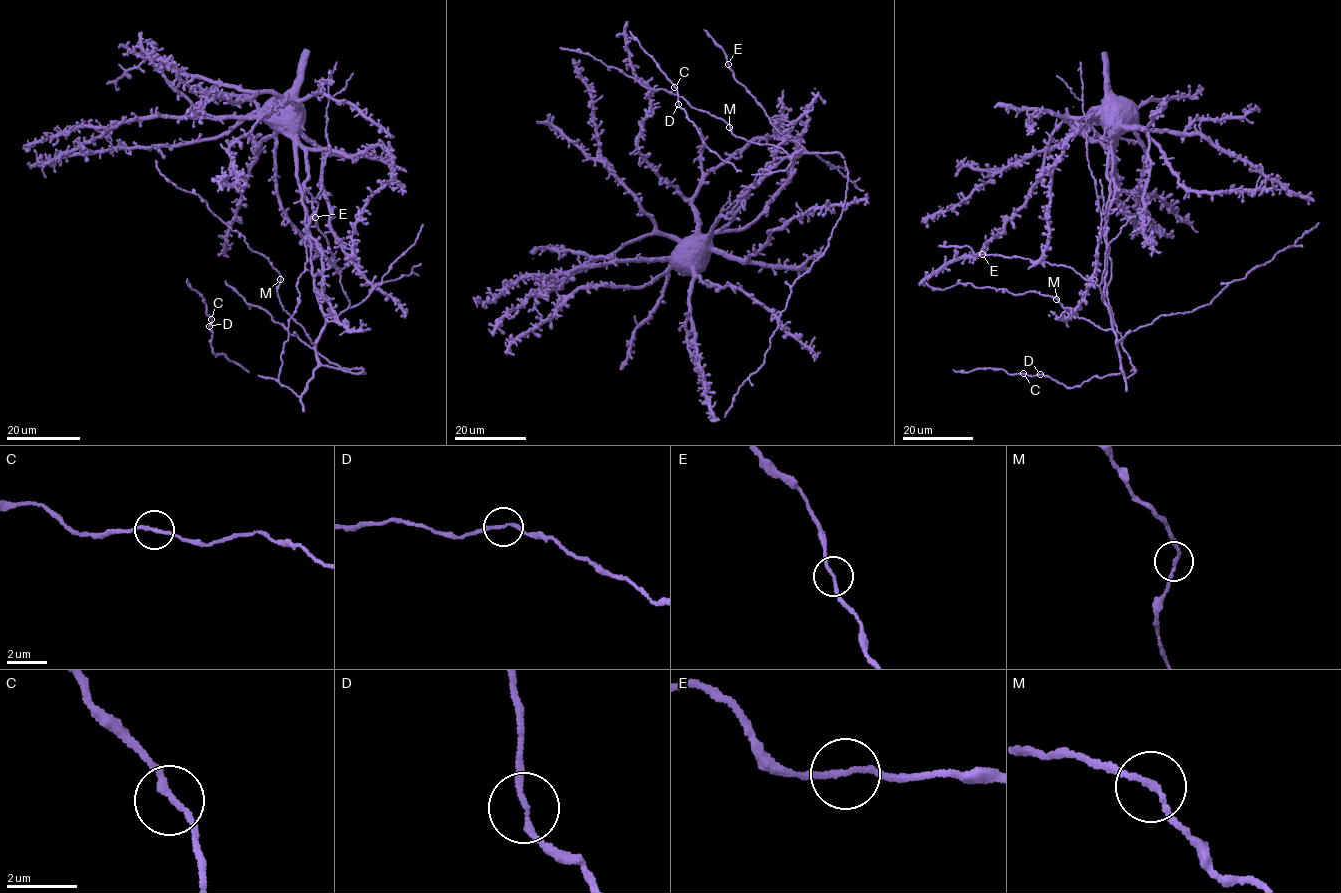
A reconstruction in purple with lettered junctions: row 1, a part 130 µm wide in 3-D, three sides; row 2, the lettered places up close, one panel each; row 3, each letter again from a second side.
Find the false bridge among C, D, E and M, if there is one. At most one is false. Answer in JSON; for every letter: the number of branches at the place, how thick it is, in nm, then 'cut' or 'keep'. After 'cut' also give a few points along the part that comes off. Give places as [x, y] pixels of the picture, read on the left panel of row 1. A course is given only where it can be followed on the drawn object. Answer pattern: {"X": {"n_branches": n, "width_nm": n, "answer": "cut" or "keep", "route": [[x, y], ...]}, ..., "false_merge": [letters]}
{"C": {"n_branches": 2, "width_nm": 180, "answer": "keep"}, "D": {"n_branches": 2, "width_nm": 160, "answer": "keep"}, "E": {"n_branches": 2, "width_nm": 160, "answer": "keep"}, "M": {"n_branches": 2, "width_nm": 160, "answer": "keep"}, "false_merge": []}

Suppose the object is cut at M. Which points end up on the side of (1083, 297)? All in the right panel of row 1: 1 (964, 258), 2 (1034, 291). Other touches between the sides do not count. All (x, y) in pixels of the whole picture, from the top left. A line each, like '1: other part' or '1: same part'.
1: same part
2: other part

